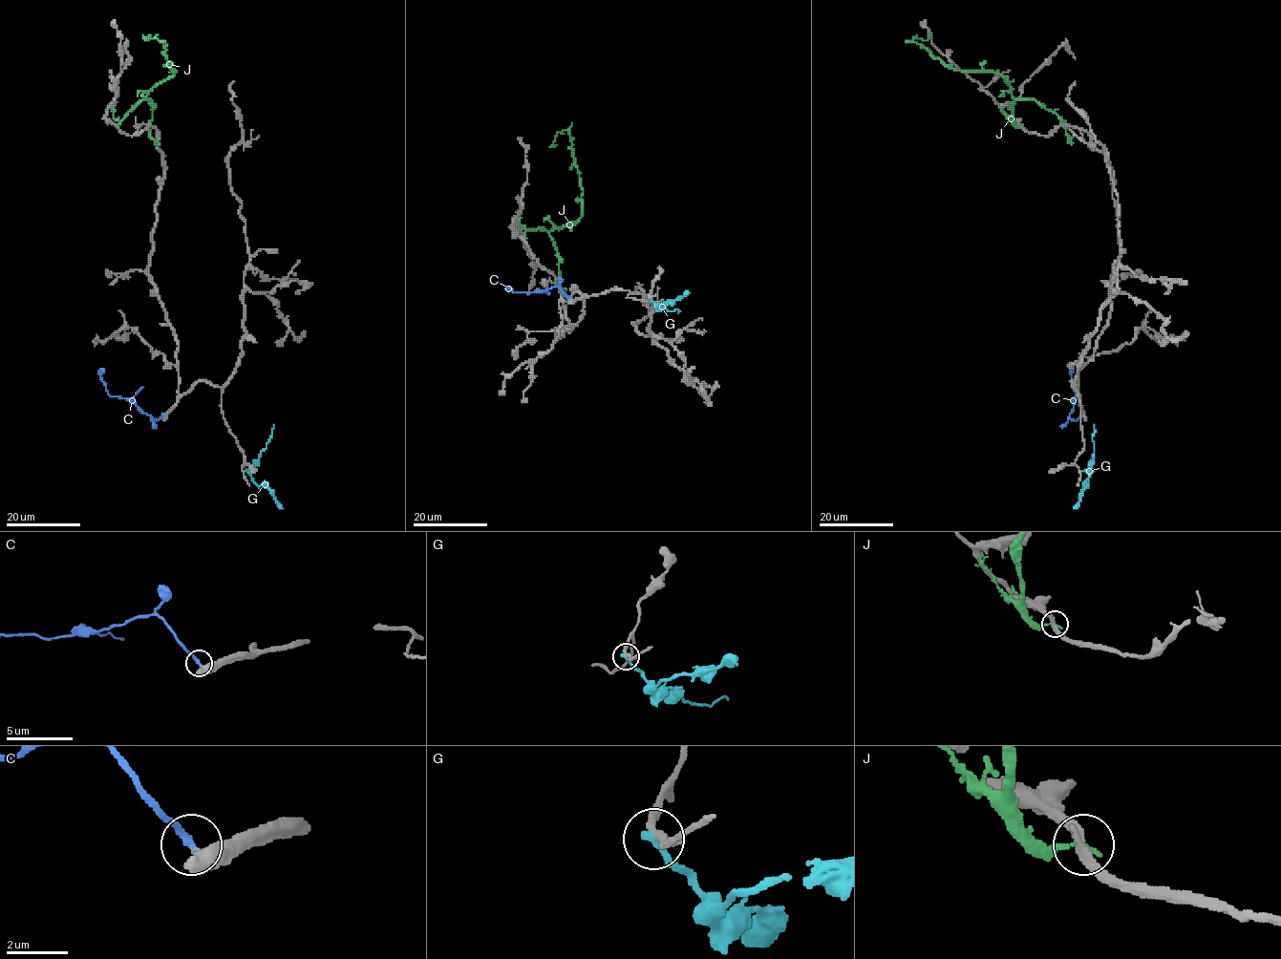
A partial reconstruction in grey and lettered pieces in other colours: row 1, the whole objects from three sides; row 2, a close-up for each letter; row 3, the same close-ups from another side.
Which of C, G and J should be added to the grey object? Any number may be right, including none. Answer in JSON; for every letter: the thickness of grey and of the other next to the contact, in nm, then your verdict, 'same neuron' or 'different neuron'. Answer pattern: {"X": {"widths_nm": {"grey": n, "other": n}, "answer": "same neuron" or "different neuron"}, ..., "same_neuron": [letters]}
{"C": {"widths_nm": {"grey": 380, "other": 220}, "answer": "same neuron"}, "G": {"widths_nm": {"grey": 260, "other": 260}, "answer": "different neuron"}, "J": {"widths_nm": {"grey": 360, "other": 170}, "answer": "different neuron"}, "same_neuron": ["C"]}

